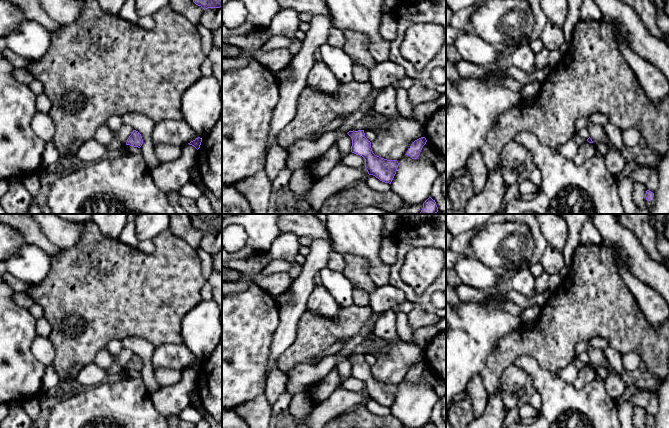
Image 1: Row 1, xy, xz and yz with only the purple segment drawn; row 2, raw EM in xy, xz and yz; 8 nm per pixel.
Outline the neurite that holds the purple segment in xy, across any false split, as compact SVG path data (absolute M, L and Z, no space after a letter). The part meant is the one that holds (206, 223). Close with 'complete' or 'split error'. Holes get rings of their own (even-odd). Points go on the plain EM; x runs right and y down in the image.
M189 214L193 226L203 233L222 231L222 214Z; complete

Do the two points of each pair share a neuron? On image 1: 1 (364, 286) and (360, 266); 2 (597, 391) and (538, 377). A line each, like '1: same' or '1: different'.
1: same
2: same

